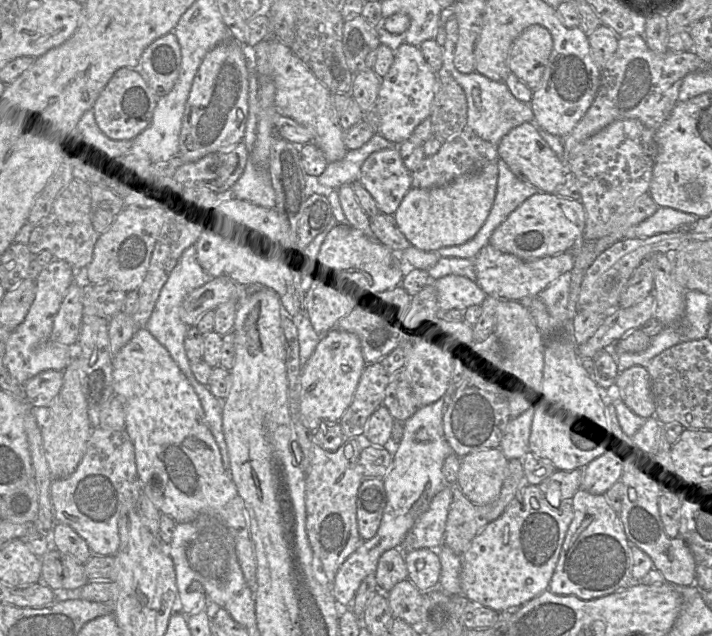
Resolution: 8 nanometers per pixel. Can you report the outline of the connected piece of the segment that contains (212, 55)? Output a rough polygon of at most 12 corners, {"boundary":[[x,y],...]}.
{"boundary":[[234,38],[204,57],[178,156],[195,162],[243,140],[249,49]]}

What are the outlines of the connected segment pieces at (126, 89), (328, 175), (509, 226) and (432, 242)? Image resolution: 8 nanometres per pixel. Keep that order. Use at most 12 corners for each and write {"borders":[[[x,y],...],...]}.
{"borders":[[[118,69],[92,111],[100,133],[133,141],[157,98],[138,69]],[[374,134],[321,175],[305,173],[307,196],[338,190],[359,181],[371,153],[397,147]],[[538,192],[489,244],[524,260],[583,241],[580,200]],[[497,162],[431,188],[394,213],[417,249],[472,239],[497,190]]]}

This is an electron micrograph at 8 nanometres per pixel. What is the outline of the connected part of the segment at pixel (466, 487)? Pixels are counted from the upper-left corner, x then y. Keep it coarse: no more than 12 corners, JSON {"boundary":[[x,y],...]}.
{"boundary":[[499,448],[461,457],[456,486],[472,503],[500,493]]}

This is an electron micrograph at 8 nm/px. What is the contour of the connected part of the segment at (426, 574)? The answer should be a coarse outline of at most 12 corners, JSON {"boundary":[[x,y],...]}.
{"boundary":[[434,549],[404,554],[408,579],[423,592],[439,584]]}

